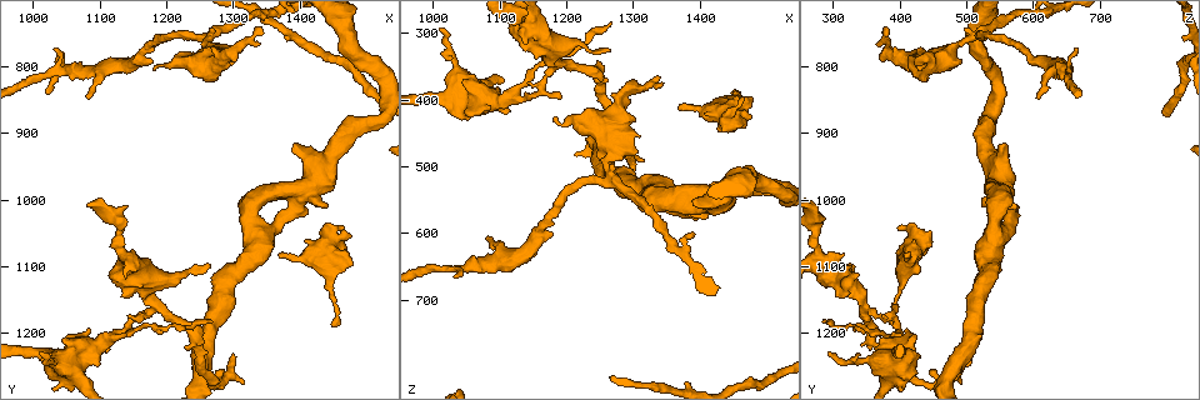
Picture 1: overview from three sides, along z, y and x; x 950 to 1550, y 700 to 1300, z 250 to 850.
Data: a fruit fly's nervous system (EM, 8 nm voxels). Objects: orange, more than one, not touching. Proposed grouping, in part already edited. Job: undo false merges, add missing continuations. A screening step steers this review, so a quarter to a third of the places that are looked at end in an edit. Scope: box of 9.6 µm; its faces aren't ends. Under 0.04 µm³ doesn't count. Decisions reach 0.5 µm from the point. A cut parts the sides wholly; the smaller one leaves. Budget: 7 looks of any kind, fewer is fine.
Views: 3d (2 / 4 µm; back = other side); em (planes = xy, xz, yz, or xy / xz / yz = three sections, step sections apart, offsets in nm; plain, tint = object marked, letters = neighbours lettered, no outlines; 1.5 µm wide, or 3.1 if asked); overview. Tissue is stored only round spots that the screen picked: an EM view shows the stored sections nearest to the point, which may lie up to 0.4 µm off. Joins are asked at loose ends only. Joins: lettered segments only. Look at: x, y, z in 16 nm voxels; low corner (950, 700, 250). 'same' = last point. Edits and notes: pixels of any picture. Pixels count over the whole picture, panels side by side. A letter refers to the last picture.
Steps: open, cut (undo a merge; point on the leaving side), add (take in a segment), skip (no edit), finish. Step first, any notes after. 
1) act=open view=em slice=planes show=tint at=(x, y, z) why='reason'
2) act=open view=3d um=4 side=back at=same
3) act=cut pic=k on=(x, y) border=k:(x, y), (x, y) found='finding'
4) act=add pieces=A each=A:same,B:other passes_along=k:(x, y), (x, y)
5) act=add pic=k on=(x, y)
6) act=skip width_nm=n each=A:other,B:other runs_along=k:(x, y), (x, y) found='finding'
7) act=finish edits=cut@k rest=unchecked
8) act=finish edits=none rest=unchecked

act=open view=em slice=xz step=4 show=tint at=(1265, 760, 520) why='arms part here'

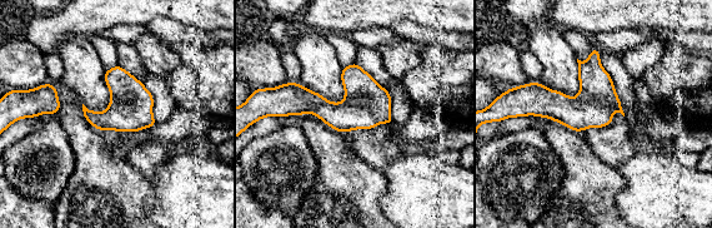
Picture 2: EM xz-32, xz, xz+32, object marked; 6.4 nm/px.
act=open view=em slice=planes show=letters at=same why='cut it another way'

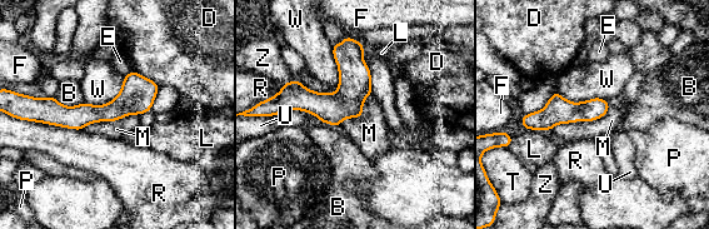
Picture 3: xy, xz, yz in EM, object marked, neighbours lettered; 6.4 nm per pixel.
act=skip each=B:other,D:other,E:other,F:other,L:other,M:other,P:other,R:other,T:other,U:other,W:other,Z:other runs_along=3:(155, 86), (106, 113), (41, 113) found='continuous, no second neuron'

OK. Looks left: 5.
act=open view=3d um=4 at=(1370, 1085, 405) why='free end'

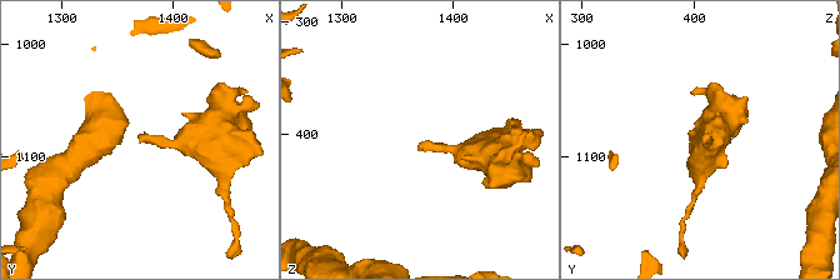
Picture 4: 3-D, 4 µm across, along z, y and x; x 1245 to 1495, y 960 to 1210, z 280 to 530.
act=open view=em slice=planes show=letters at=(1368, 1084, 408) why='now the EM'

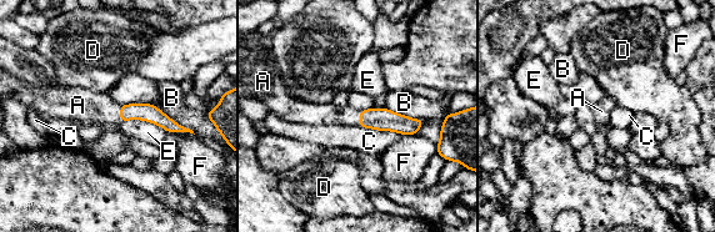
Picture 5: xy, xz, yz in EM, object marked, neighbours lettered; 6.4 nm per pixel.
act=add pieces=A each=A:same,B:other,C:other,D:other,E:other,F:other passes_along=5:(148, 112), (120, 114), (83, 107) found='the neuron continues'

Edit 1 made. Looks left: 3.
act=open view=3d um=4 at=(1300, 1240, 505)

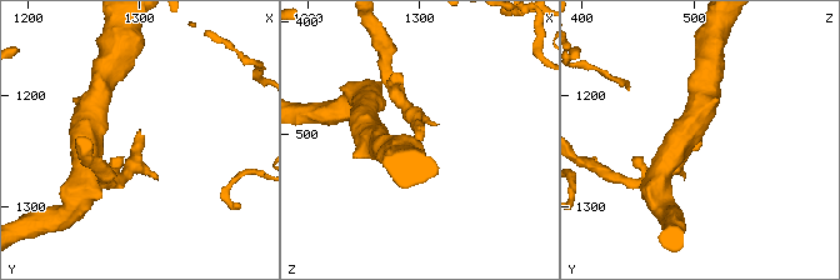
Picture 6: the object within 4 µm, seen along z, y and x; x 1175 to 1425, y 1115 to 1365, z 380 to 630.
act=open view=em slice=planes show=tint at=(1300, 1246, 508) why='need the tissue'

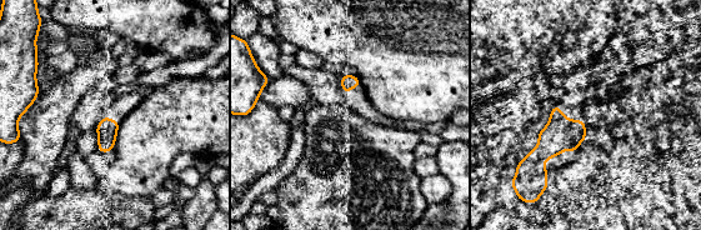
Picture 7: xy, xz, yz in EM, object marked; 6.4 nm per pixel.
act=open view=em slice=planes show=letters at=same why='see the neighbours'

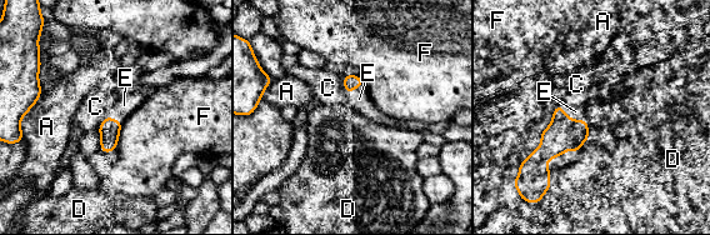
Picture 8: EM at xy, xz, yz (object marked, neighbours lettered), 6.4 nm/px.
act=add pieces=E longest_contact=E:200nm each=A:other,C:other,D:other,E:same,F:other found='the neuron continues'

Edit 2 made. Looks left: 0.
act=finish edits=add@5,add@8 rest=unchecked

